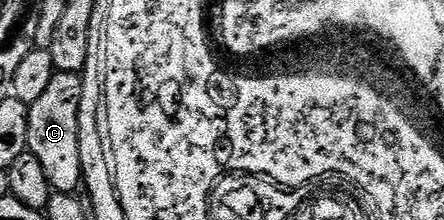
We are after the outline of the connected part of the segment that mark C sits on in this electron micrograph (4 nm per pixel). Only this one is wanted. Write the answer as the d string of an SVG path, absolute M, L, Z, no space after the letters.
M56 72L50 78L42 98L28 110L28 151L42 162L50 186L57 192L77 191L81 187L82 158L78 146L78 102L82 98L82 82L75 72Z

